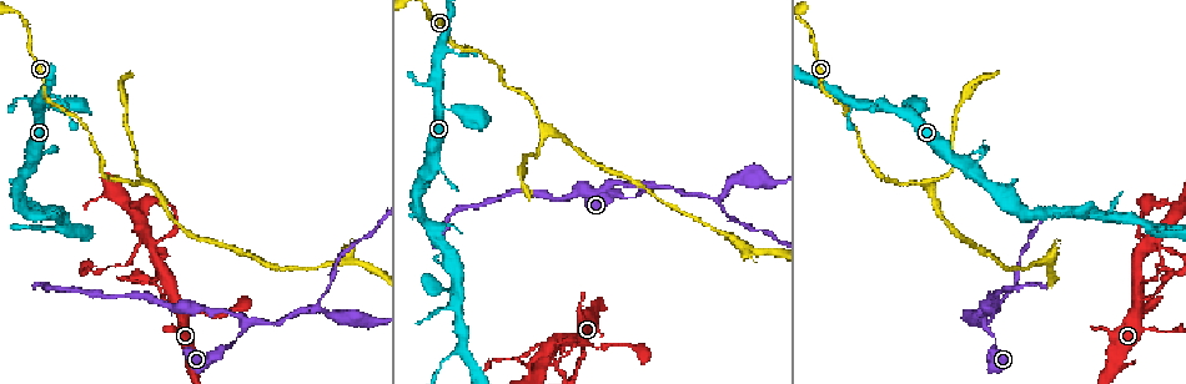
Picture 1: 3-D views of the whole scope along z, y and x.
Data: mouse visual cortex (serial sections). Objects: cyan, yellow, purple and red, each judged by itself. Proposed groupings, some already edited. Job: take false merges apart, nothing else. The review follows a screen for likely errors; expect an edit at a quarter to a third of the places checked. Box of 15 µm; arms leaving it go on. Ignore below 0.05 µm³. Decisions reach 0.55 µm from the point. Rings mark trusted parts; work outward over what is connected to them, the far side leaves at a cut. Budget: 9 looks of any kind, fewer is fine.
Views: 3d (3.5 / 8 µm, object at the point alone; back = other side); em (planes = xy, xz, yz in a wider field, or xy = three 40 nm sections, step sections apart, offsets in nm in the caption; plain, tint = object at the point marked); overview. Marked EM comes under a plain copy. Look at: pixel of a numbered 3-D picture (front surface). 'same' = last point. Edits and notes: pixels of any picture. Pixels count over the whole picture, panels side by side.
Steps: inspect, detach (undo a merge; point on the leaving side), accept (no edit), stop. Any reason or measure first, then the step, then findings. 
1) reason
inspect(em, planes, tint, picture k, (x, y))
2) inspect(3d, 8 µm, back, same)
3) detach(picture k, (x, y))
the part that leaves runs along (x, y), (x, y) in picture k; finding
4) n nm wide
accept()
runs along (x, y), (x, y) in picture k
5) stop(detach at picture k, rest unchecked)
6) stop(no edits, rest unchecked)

sudden change in width
inspect(3d, 3.5 µm, picture 1, (582, 354))

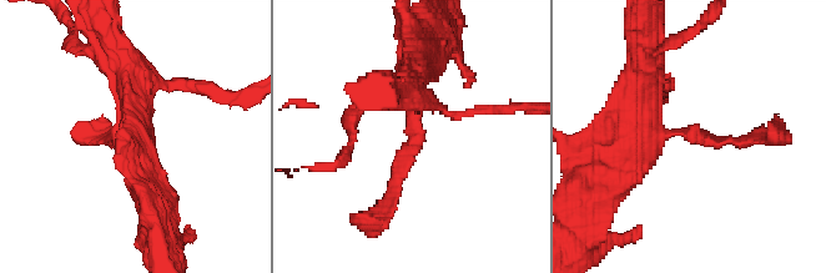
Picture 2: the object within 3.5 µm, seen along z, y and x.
shape alone is not enough
inspect(em, xy, step 5, tint, picture 2, (415, 140))

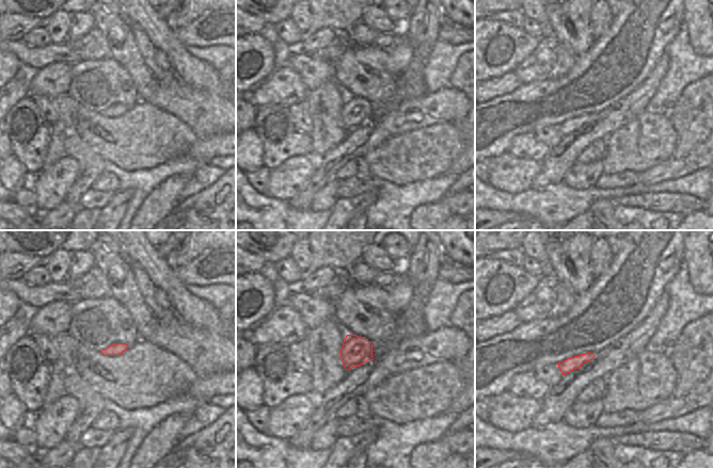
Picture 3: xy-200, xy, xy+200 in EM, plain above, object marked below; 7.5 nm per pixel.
accept()
continuous, no second cell

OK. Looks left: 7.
thick turns thin
inspect(3d, 3.5 µm, back, picture 1, (149, 244))

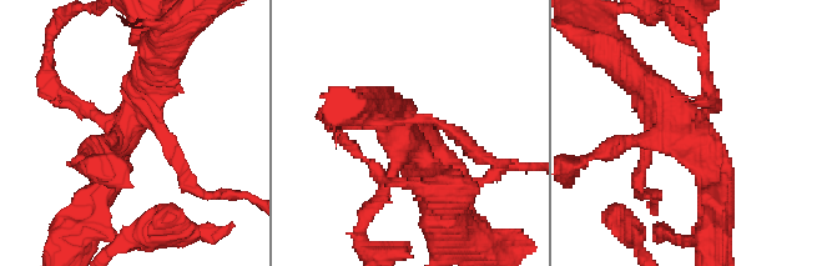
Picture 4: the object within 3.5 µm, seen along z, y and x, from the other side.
inspect(em, planes, tint, picture 4, (685, 132))

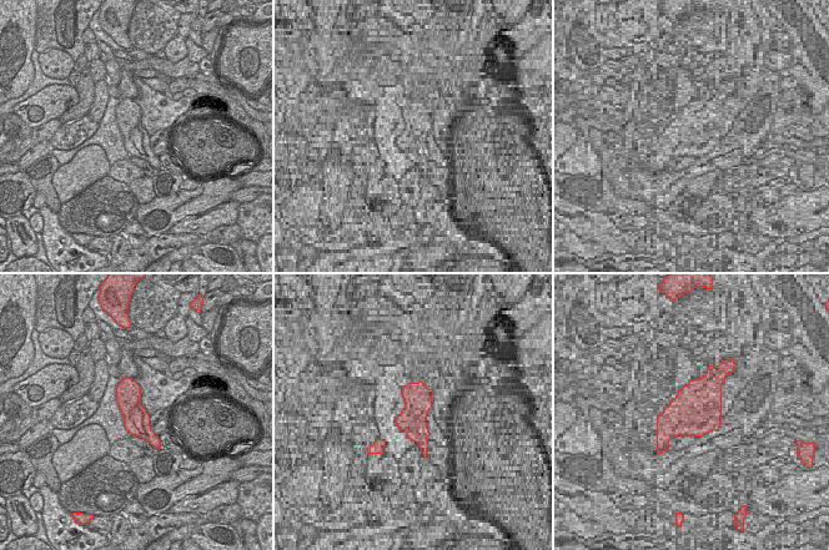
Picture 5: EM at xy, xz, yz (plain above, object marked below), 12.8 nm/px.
another direction
inspect(em, xy, step 1, tint, same)

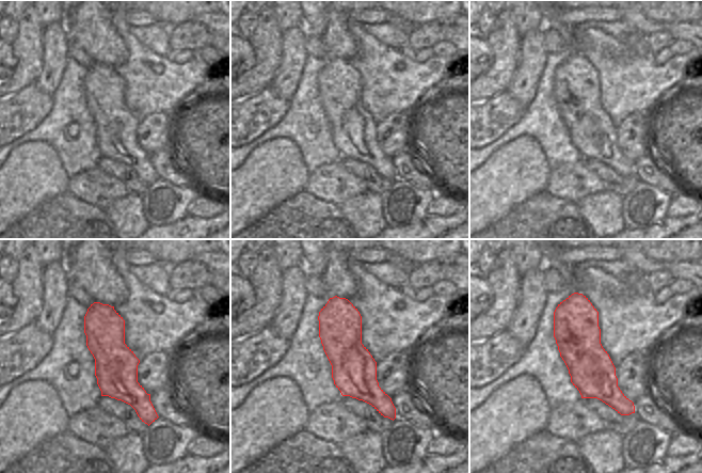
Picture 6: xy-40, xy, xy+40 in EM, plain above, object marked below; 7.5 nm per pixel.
accept()
runs along (714, 202), (705, 156), (638, 80) in picture 4; all the same cell

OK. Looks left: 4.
abrupt turn
inspect(3d, 3.5 µm, picture 1, (528, 365))

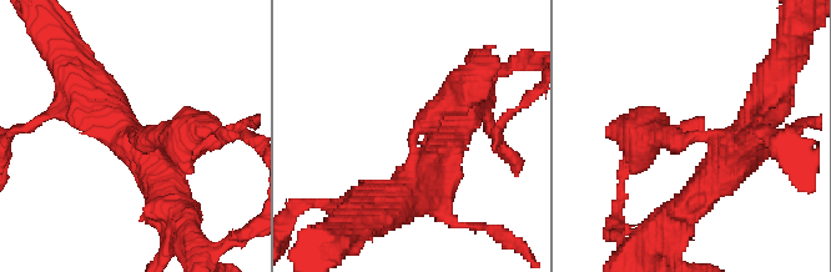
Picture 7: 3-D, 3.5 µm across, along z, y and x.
arms of 350, 450 nm; need the tissue
inspect(em, xy, step 1, tint, picture 7, (131, 133))

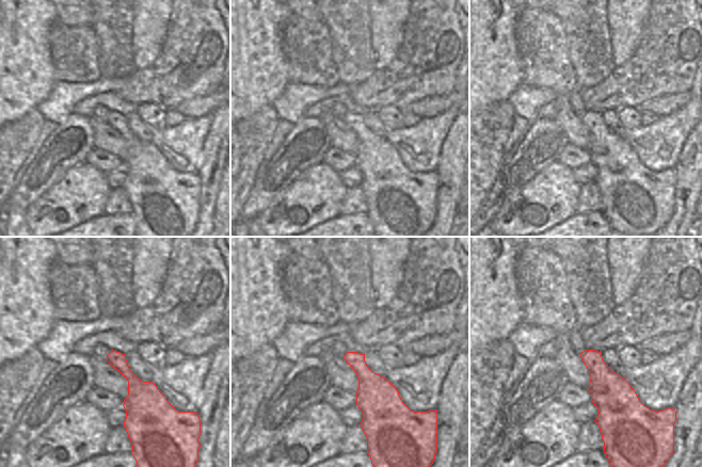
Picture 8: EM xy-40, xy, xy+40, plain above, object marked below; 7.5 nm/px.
accept()
runs along (719, 177), (739, 155), (719, 135), (633, 127) in picture 7; all the same cell

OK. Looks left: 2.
a fork
inspect(3d, 3.5 µm, picture 1, (246, 323))

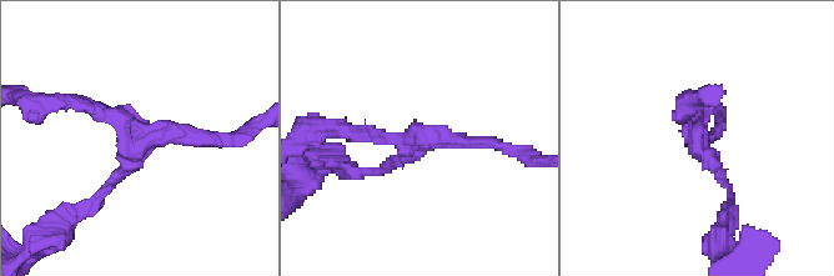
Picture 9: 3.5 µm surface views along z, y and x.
shape alone is not enough
inspect(em, xy, step 3, tint, picture 9, (415, 138))

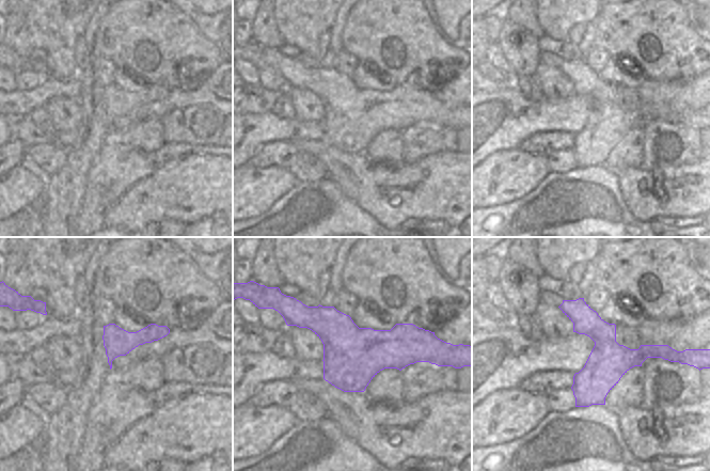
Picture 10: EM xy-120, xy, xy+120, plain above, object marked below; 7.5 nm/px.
accept()
runs along (85, 205), (150, 136), (215, 140) in picture 9; continuous, no second cell

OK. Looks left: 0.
stop(no edits, rest unchecked)

